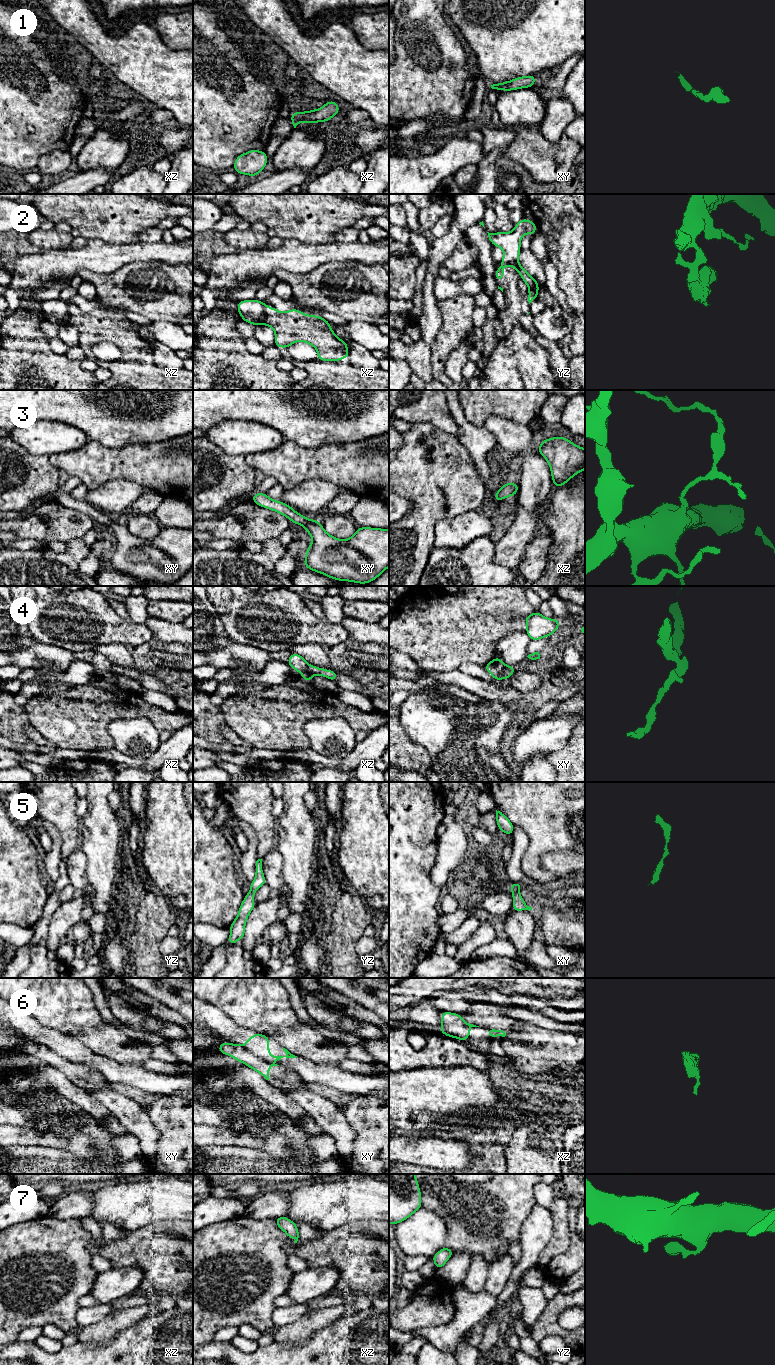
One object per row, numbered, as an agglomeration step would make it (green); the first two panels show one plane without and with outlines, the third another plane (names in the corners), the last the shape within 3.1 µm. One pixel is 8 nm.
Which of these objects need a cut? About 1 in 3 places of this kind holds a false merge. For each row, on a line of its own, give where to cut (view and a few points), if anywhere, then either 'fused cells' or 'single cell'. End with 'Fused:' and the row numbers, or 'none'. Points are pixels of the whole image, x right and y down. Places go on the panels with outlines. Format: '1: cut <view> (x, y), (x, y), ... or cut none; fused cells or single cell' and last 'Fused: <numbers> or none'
1: cut none; single cell
2: cut xz (264, 303), (264, 321), (262, 323); fused cells
3: cut none; single cell
4: cut xy (505, 667), (500, 678); fused cells
5: cut none; single cell
6: cut xy (242, 1046), (272, 1064); fused cells
7: cut none; single cell
Fused: 2, 4, 6

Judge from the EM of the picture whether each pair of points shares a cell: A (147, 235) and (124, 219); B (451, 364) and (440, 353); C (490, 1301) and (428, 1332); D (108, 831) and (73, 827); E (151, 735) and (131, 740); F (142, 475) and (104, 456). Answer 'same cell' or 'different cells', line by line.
A: different cells
B: different cells
C: same cell
D: different cells
E: same cell
F: same cell

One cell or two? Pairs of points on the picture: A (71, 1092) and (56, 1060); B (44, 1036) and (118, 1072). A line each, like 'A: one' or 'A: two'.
A: two
B: one

